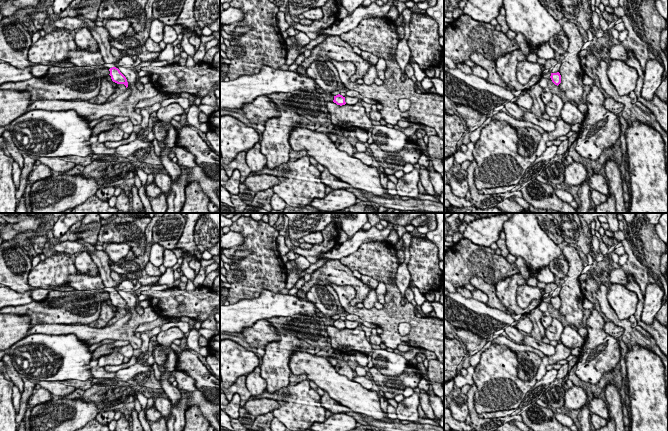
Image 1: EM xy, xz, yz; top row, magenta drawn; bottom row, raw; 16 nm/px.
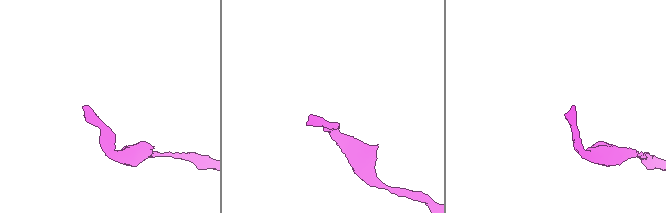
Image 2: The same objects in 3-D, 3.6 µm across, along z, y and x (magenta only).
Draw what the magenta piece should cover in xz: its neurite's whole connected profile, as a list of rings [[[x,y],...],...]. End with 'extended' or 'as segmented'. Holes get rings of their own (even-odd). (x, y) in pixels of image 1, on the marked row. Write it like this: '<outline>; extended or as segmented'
[[[314,61],[306,69],[307,76],[314,79],[316,84],[324,90],[325,93],[331,93],[334,96],[333,102],[337,105],[345,105],[345,97],[339,94],[341,89],[337,88],[337,80],[333,71],[323,61]]]; extended

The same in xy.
[[[125,55],[116,63],[105,63],[104,68],[110,71],[110,76],[113,82],[117,84],[124,84],[126,88],[128,87],[128,82],[126,77],[120,72],[118,69],[119,66],[125,68],[132,68],[135,61],[132,59],[131,56]]]; extended

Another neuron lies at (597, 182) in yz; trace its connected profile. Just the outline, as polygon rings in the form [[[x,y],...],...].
[[[592,174],[591,176],[589,176],[588,180],[589,180],[589,185],[591,189],[596,190],[603,195],[606,195],[606,196],[609,195],[610,193],[609,187],[607,185],[605,178],[602,175]]]

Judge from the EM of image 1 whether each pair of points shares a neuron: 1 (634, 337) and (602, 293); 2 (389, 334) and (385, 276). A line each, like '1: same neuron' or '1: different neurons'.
1: same neuron
2: same neuron

